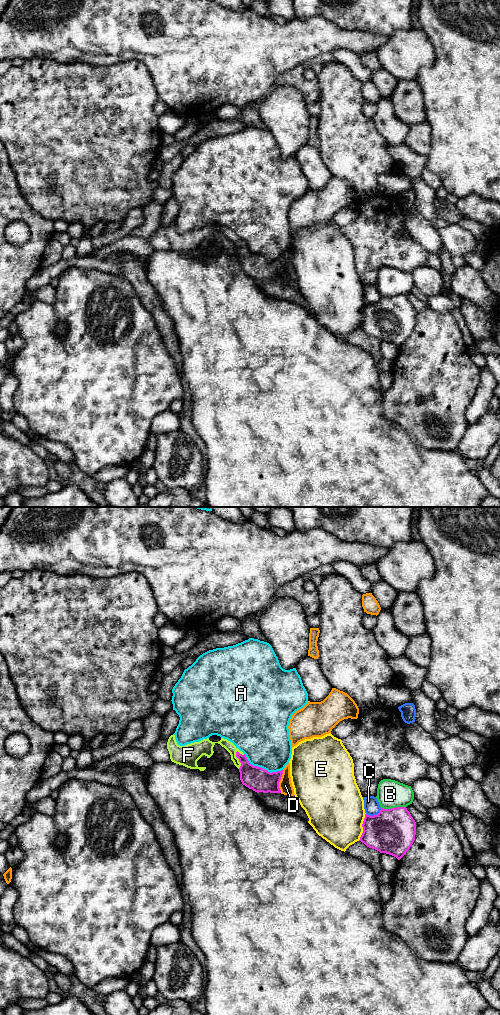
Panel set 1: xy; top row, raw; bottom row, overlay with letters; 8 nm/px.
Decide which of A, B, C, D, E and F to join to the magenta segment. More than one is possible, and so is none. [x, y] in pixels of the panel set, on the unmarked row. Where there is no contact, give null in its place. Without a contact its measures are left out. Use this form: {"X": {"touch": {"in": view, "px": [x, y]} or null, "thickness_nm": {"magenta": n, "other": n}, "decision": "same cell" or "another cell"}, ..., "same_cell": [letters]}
{"A": {"touch": {"in": "xy", "px": [260, 255]}, "thickness_nm": {"magenta": 190, "other": 420}, "decision": "another cell"}, "B": {"touch": {"in": "xy", "px": [393, 296]}, "thickness_nm": {"magenta": 360, "other": 220}, "decision": "another cell"}, "C": {"touch": {"in": "xy", "px": [374, 303]}, "thickness_nm": {"magenta": 360, "other": 130}, "decision": "another cell"}, "D": {"touch": {"in": "xy", "px": [279, 269]}, "thickness_nm": {"magenta": 190, "other": 110}, "decision": "another cell"}, "E": {"touch": {"in": "xy", "px": [362, 314]}, "thickness_nm": {"magenta": 360, "other": 460}, "decision": "another cell"}, "F": {"touch": {"in": "xy", "px": [238, 246]}, "thickness_nm": {"magenta": 190, "other": 80}, "decision": "same cell"}, "same_cell": ["F"]}

